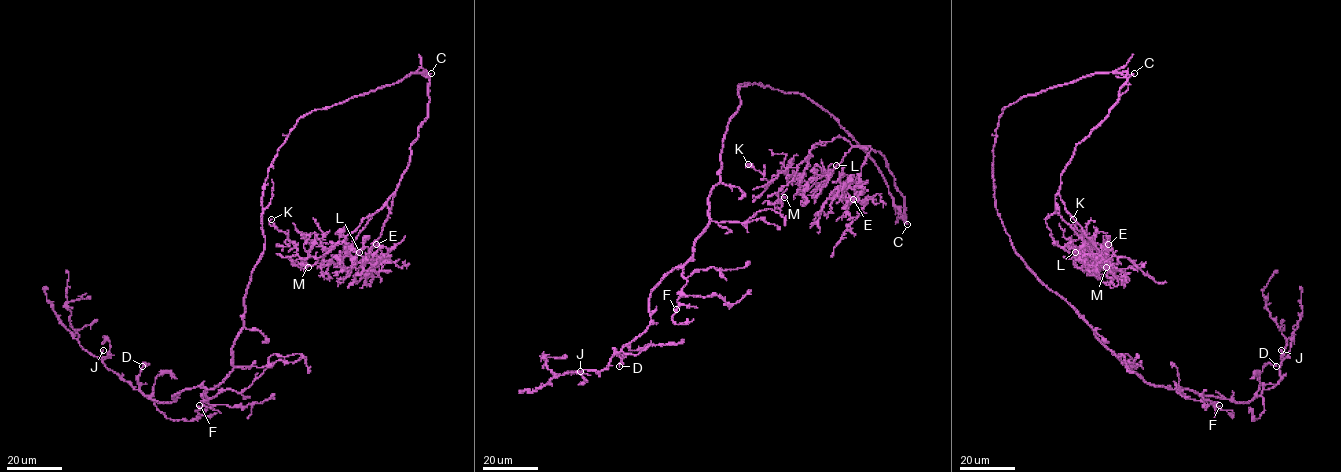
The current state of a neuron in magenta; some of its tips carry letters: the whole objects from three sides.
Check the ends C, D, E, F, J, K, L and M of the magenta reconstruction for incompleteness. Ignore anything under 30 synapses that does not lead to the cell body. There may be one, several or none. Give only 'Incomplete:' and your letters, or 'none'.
Incomplete: C, E

